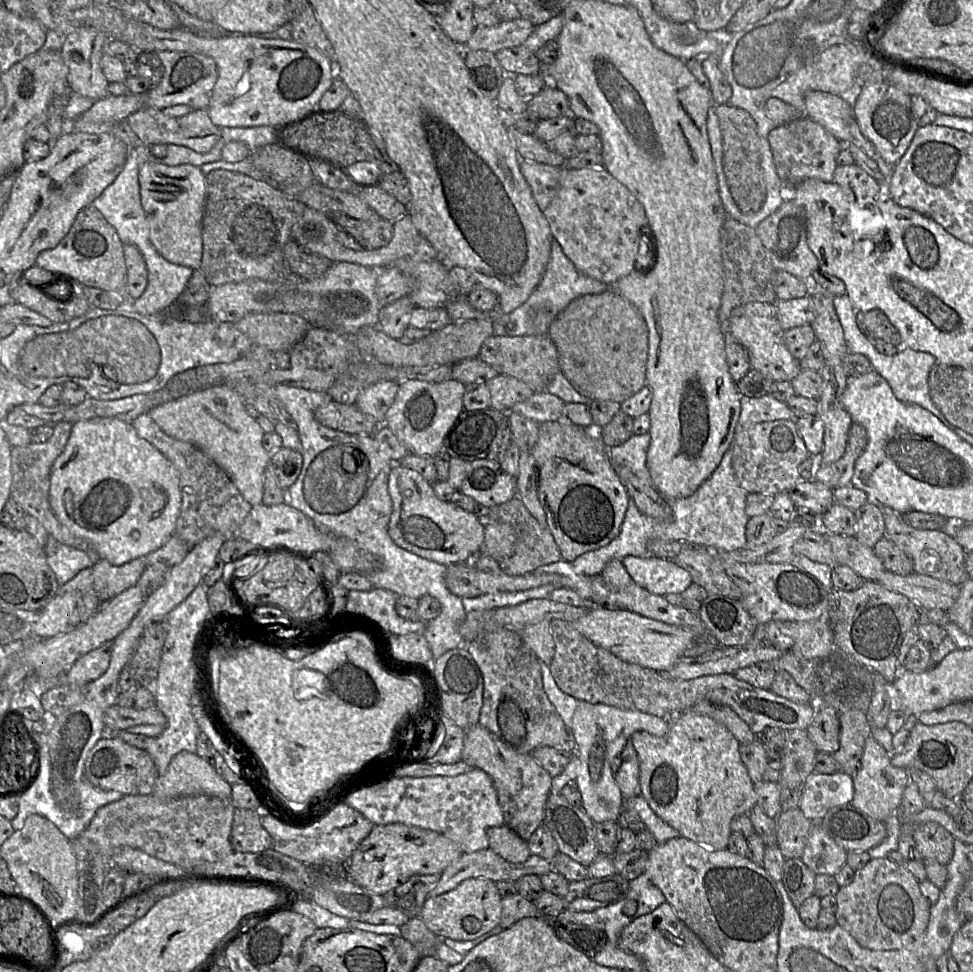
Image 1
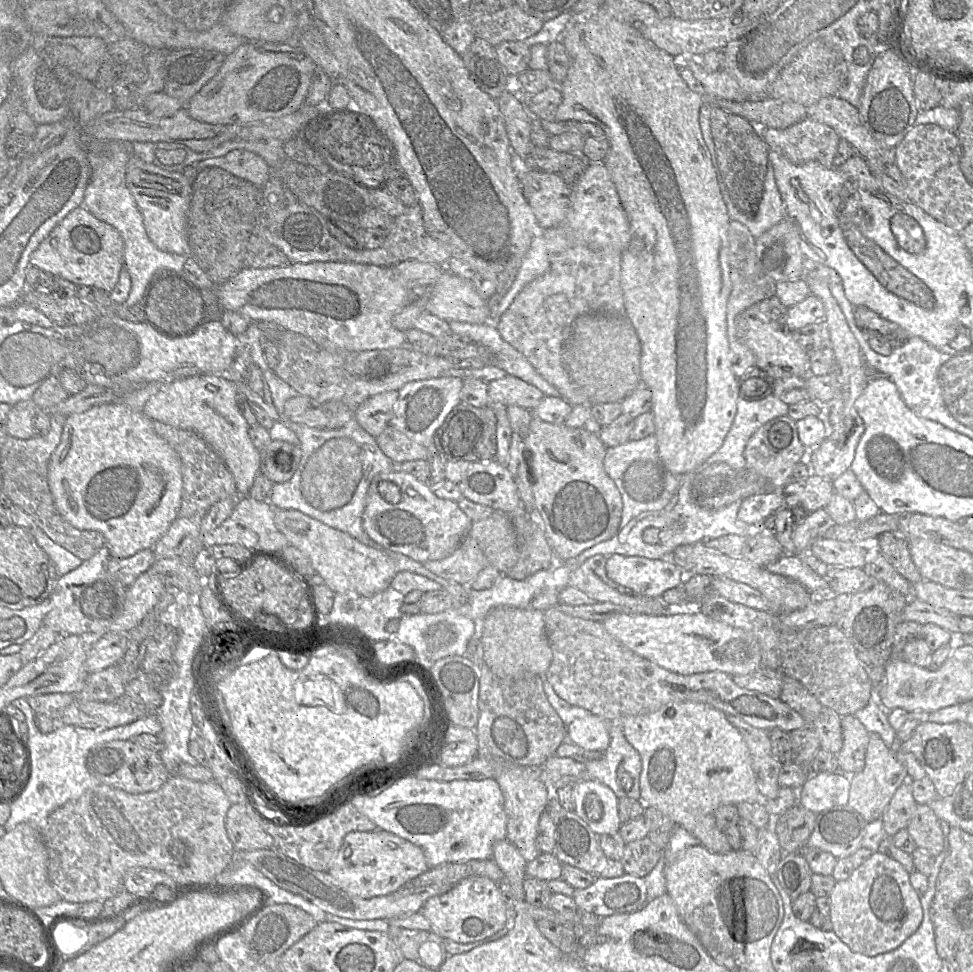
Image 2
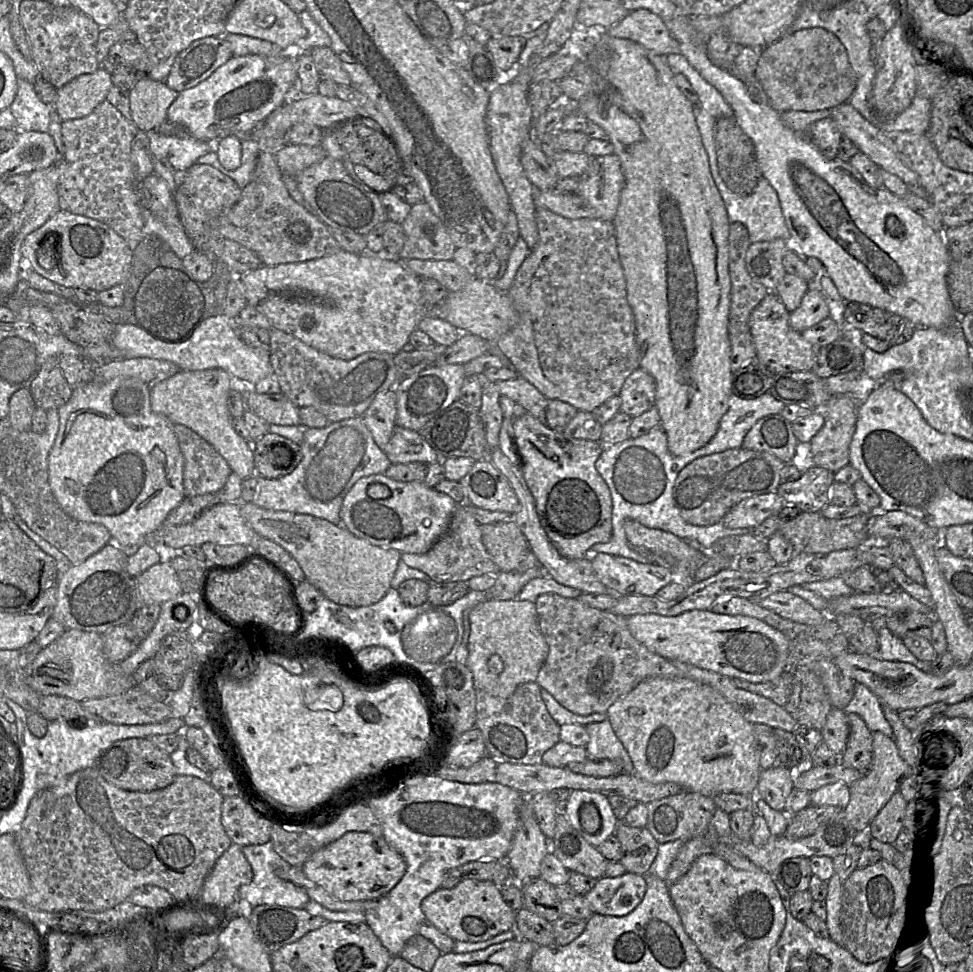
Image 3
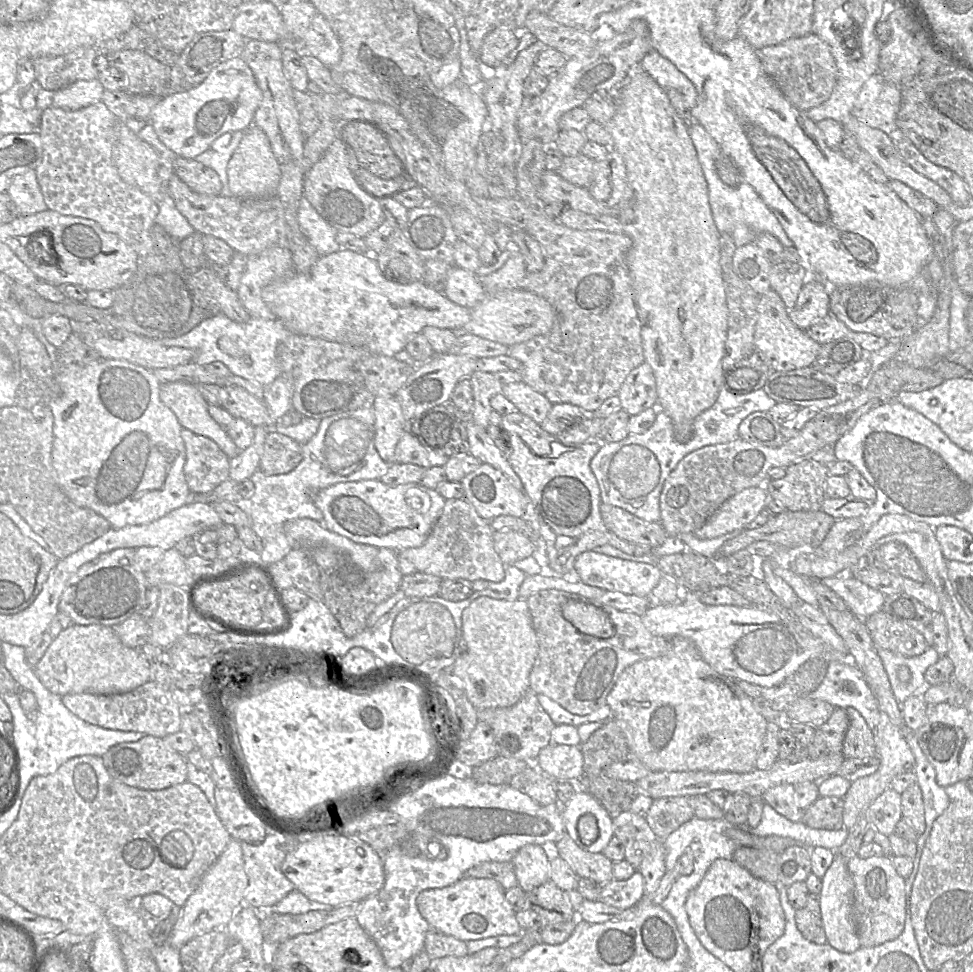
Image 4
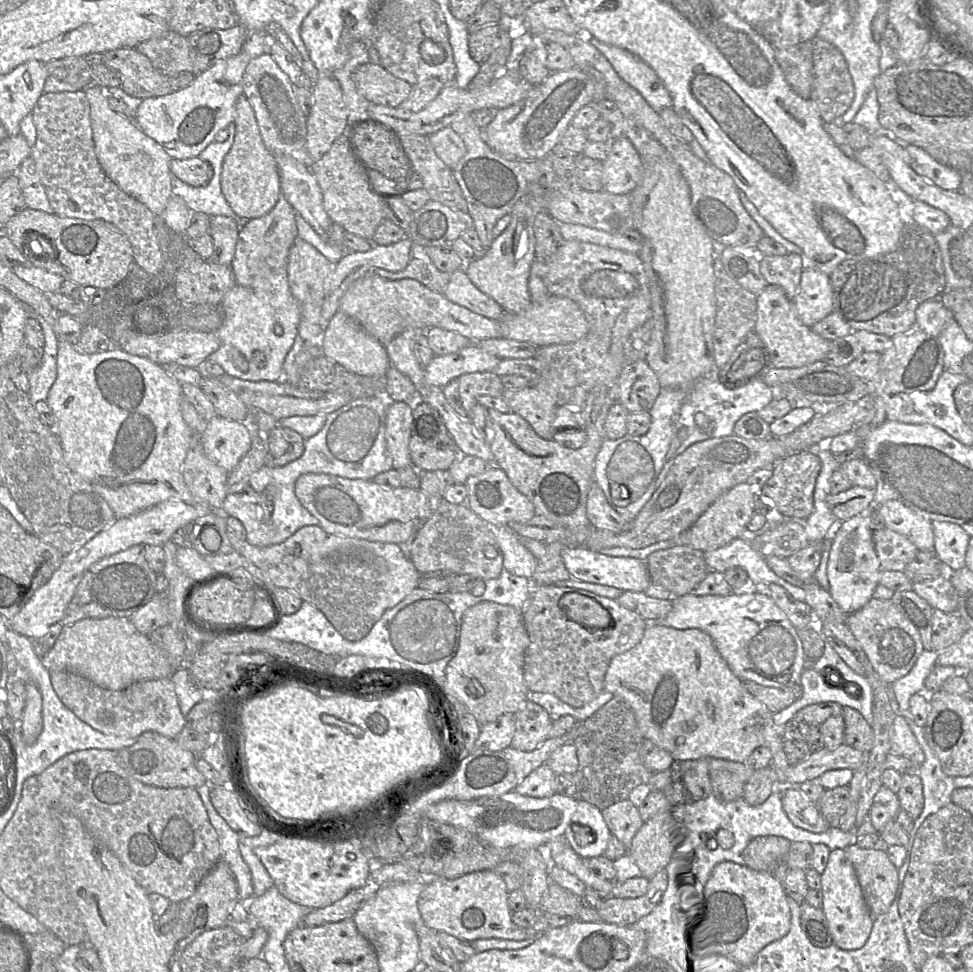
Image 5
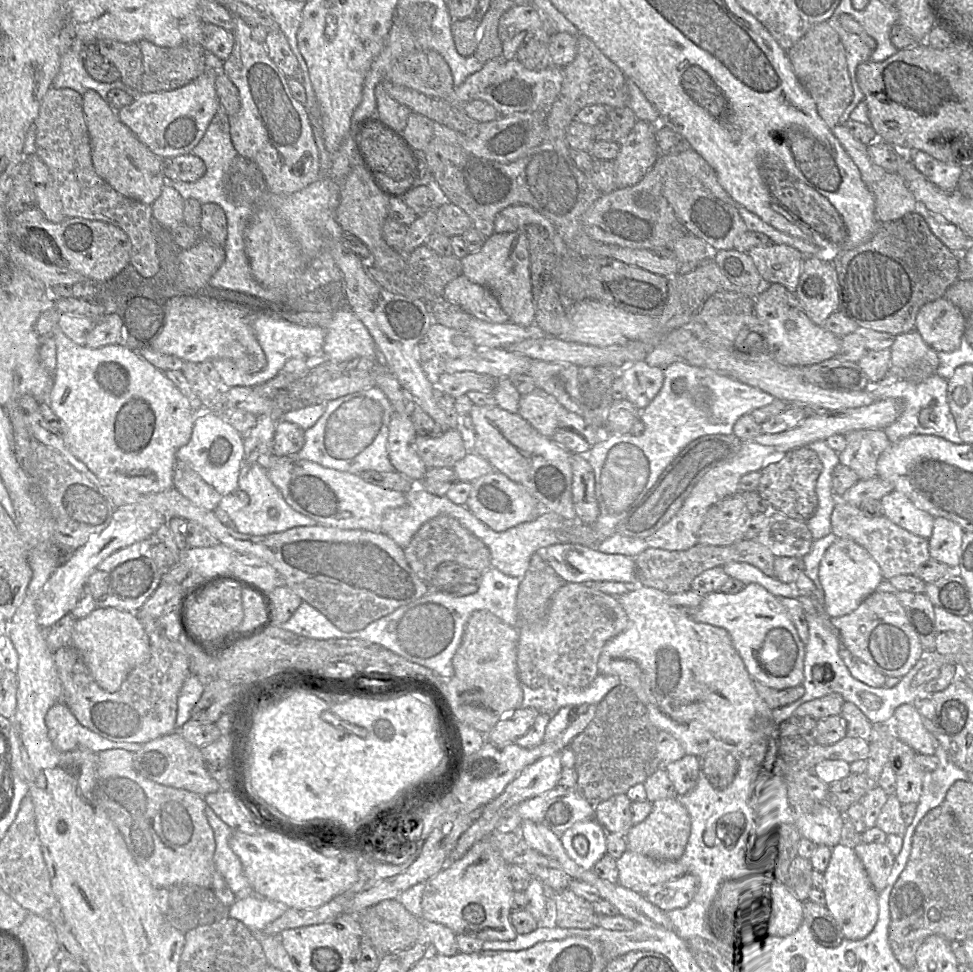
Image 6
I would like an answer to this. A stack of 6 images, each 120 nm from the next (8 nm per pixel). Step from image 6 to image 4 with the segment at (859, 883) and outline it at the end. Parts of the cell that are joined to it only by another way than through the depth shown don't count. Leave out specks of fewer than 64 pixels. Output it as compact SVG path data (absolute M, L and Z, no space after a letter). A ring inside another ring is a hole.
M836 854L831 866L822 878L821 917L827 943L843 953L853 953L861 948L853 919L854 883L848 870L847 860Z

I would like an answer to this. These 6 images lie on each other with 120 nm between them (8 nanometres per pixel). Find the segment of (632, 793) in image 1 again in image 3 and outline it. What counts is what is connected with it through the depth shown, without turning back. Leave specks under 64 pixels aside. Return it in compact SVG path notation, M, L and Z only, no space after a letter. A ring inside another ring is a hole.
M608 718L601 722L587 724L585 725L585 729L589 735L589 742L585 746L588 759L620 760L625 773L634 772L632 760L613 731Z

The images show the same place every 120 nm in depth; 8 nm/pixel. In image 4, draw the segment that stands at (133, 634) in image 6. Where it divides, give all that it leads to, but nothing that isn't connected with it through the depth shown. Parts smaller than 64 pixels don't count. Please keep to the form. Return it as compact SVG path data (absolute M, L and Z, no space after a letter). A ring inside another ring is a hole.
M72 624L53 639L33 668L44 687L61 697L77 693L121 694L151 681L150 664L142 649L125 646L113 627L100 624Z

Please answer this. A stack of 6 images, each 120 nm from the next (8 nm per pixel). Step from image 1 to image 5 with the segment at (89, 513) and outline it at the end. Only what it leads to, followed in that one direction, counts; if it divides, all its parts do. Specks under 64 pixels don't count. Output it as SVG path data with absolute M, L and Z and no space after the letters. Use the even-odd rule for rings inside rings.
M58 339L58 344L57 378L48 393L46 402L55 415L54 432L61 444L64 461L67 466L84 481L89 483L93 490L105 499L116 518L131 516L169 500L178 500L192 505L200 513L200 516L212 512L212 508L207 503L200 503L192 495L185 484L182 474L183 463L194 433L182 417L181 401L183 400L183 393L181 384L168 374L161 365L153 363L147 358L131 355L118 347L109 351L84 354L69 342Z

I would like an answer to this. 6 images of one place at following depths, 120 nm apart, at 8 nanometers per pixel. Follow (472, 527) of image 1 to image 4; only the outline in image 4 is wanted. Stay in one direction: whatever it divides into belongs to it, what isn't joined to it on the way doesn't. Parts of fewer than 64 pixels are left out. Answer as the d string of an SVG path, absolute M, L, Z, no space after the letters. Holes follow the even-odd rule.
M380 479L334 484L319 491L315 505L323 513L324 526L353 542L400 552L424 544L441 515L446 499L421 483L388 486Z

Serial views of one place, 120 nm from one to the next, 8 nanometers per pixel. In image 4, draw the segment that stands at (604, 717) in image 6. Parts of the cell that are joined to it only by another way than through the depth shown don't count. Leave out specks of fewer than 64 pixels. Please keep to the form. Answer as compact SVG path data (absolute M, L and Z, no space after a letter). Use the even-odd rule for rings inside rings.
M613 718L606 720L602 726L594 731L589 739L581 743L580 749L583 754L582 776L574 783L579 789L585 789L594 796L608 811L612 818L624 811L629 811L632 801L637 795L634 782L612 779L605 774L605 768L613 762L623 759L629 749L626 739L617 722Z

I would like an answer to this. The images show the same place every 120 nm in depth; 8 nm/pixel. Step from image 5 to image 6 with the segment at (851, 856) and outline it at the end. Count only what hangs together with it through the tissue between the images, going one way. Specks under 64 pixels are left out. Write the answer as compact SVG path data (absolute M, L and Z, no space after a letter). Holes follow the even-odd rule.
M858 844L854 853L864 867L874 889L879 893L888 883L895 858L886 844Z

